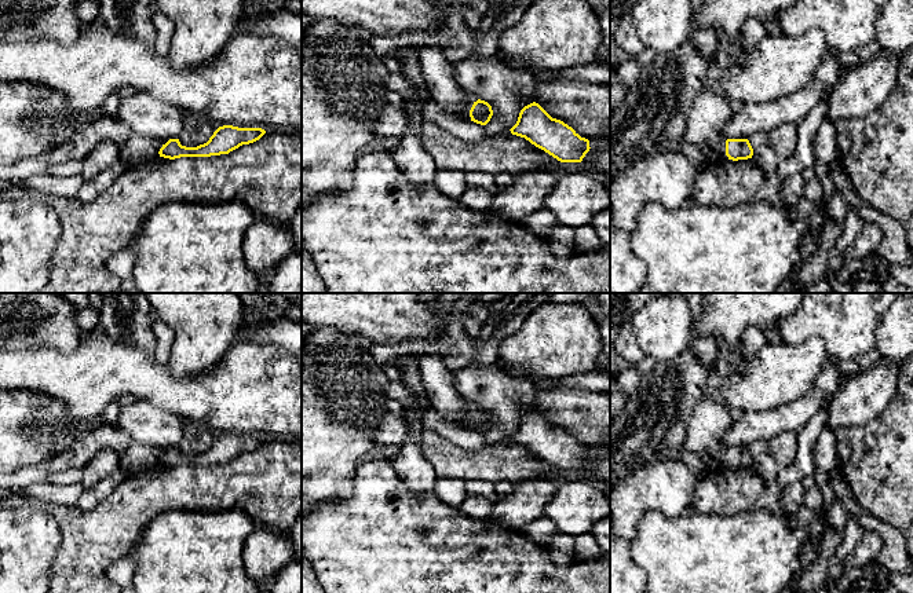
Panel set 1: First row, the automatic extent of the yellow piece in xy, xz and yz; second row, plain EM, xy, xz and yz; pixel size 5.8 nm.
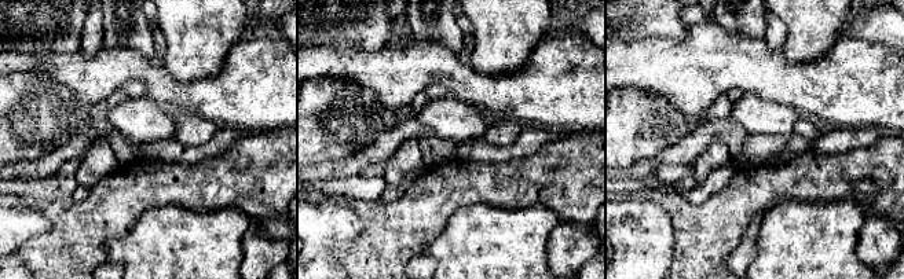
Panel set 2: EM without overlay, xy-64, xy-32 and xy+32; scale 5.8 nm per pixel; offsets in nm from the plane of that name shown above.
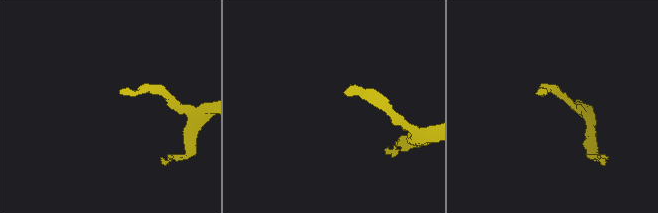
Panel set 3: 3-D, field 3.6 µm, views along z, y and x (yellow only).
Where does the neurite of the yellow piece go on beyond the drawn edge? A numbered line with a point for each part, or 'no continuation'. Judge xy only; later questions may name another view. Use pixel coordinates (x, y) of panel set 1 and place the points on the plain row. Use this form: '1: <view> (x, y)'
no continuation

